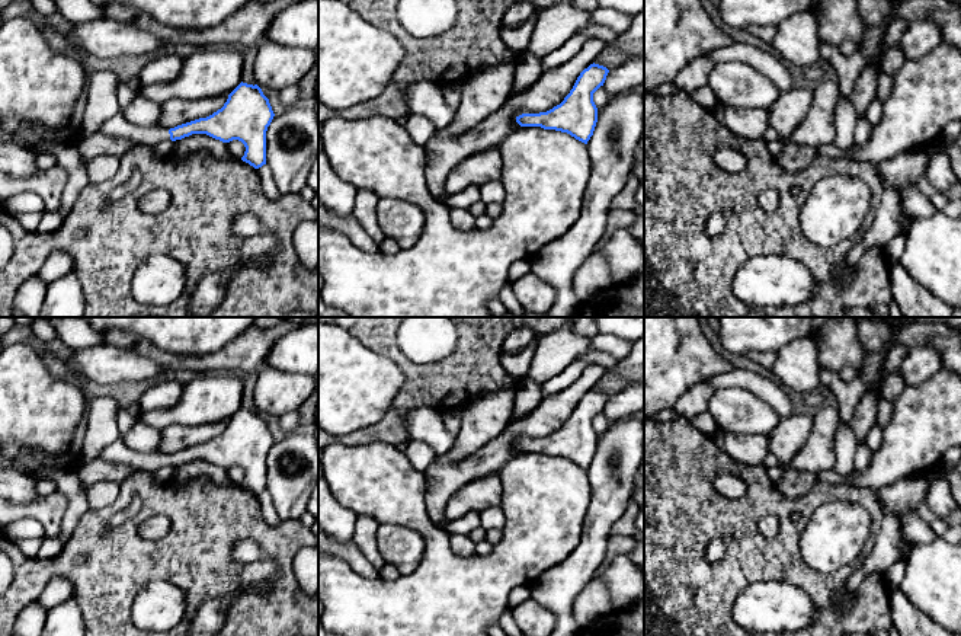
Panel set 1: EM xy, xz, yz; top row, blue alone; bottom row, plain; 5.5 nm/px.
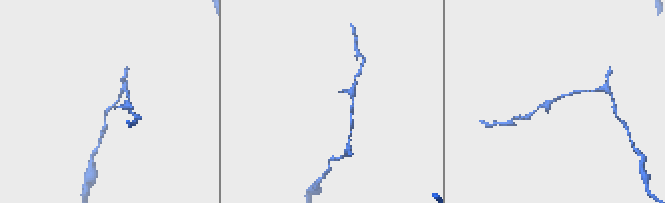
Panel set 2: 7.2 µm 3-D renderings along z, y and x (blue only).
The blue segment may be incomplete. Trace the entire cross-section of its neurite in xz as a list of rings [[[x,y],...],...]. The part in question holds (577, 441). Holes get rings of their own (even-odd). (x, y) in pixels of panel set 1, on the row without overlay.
[[[590,390],[577,403],[573,415],[564,426],[547,438],[522,440],[516,442],[520,453],[541,453],[567,458],[587,470],[598,448],[598,434],[593,419],[603,412],[609,396],[599,390]]]

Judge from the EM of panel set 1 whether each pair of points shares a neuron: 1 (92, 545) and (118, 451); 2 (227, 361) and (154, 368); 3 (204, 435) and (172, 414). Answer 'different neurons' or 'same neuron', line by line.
1: different neurons
2: different neurons
3: different neurons

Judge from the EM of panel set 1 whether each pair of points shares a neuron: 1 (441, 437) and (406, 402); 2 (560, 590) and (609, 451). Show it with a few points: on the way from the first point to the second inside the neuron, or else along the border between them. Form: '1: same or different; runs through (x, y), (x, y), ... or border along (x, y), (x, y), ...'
1: different; border along (441, 412), (416, 406), (407, 415), (407, 440)
2: same; runs through (589, 555), (598, 521), (608, 504), (608, 486)

